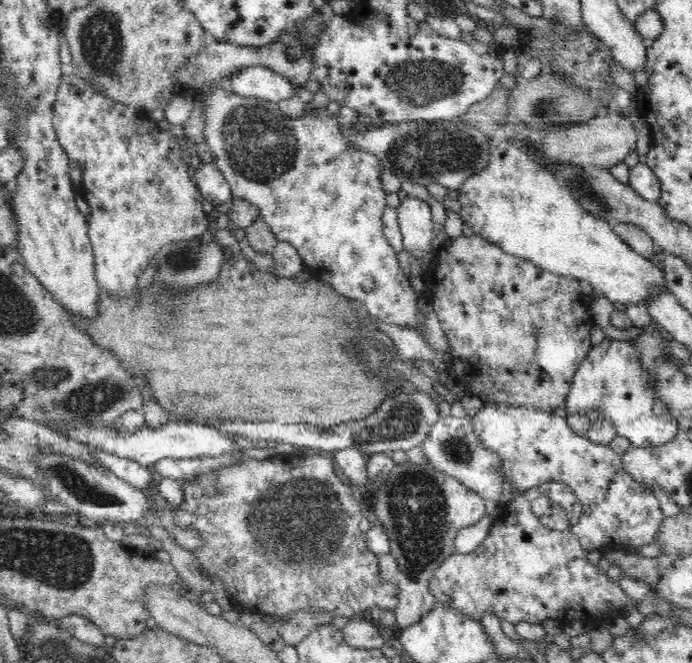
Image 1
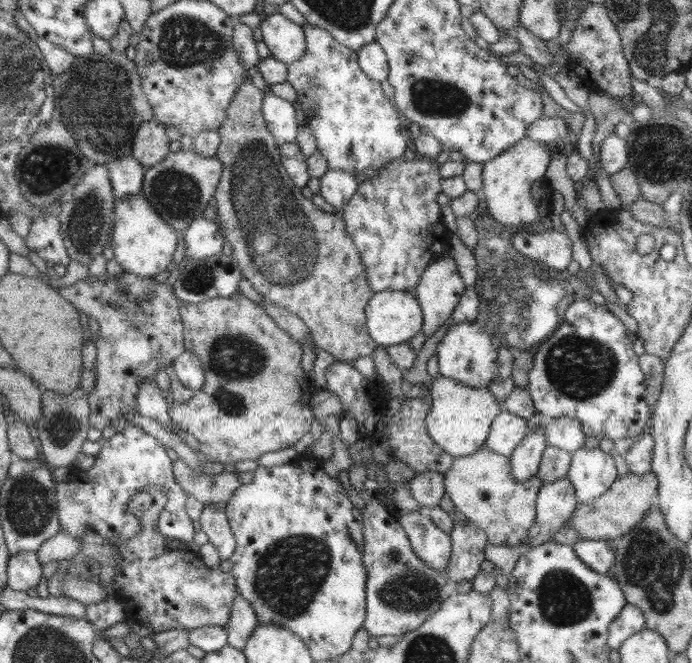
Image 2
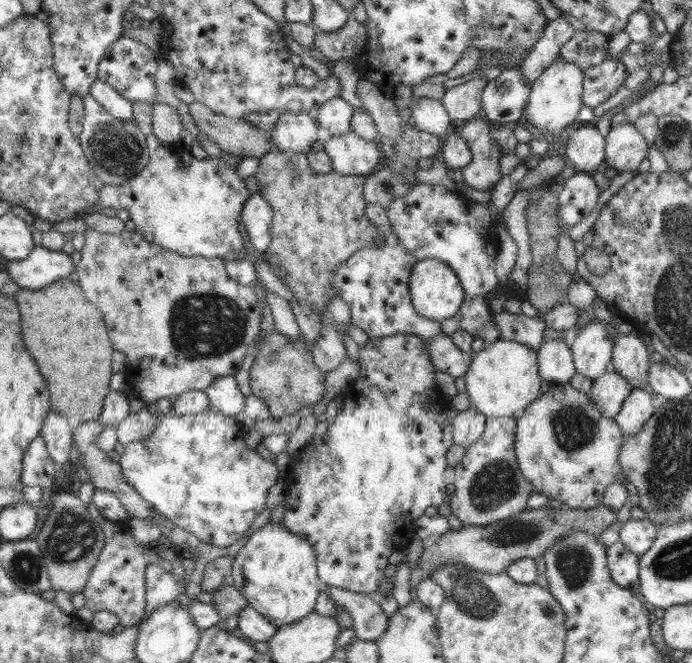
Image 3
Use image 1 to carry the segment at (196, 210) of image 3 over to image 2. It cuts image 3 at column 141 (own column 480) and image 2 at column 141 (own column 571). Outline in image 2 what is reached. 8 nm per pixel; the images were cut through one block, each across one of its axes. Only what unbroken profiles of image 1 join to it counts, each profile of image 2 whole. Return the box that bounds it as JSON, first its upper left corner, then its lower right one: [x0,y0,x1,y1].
[109,192,180,277]

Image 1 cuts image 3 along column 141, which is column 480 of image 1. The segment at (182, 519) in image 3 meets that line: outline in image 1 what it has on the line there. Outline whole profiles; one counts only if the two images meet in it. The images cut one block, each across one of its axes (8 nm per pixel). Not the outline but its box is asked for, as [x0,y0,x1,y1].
[421,416,503,500]

